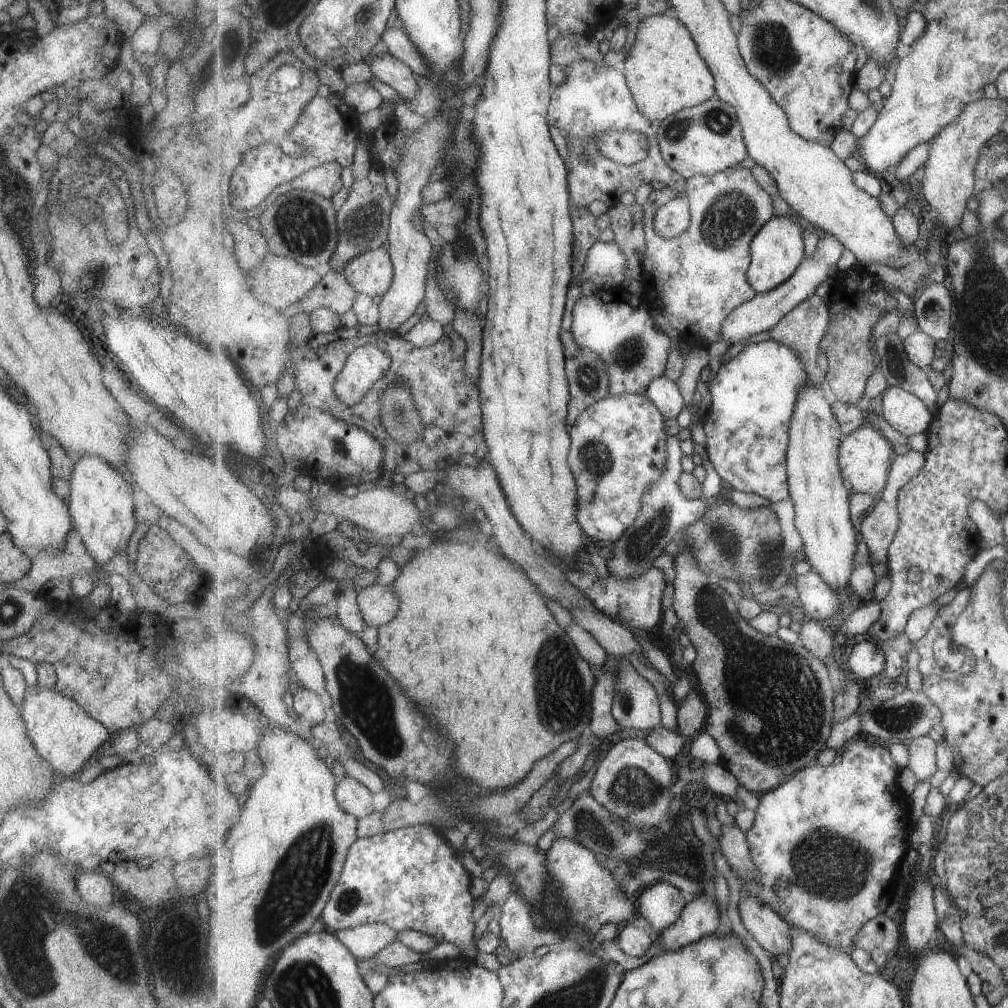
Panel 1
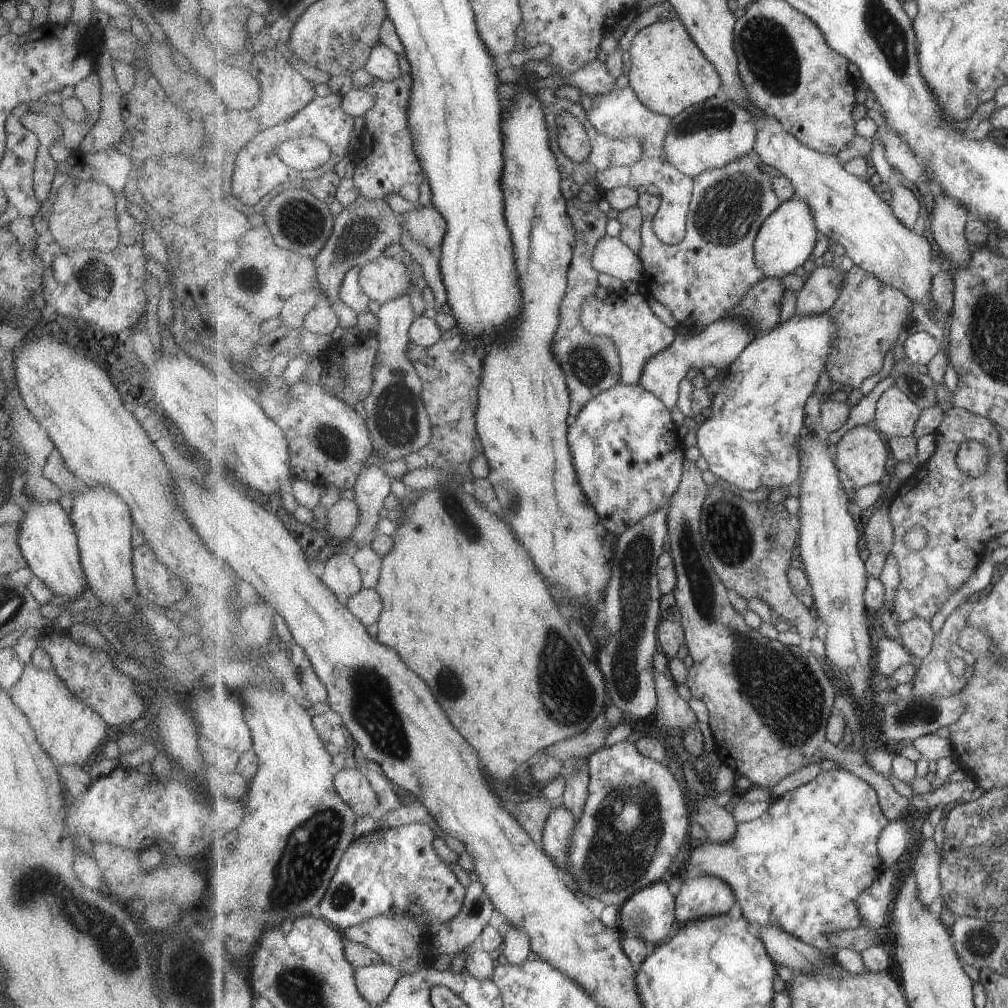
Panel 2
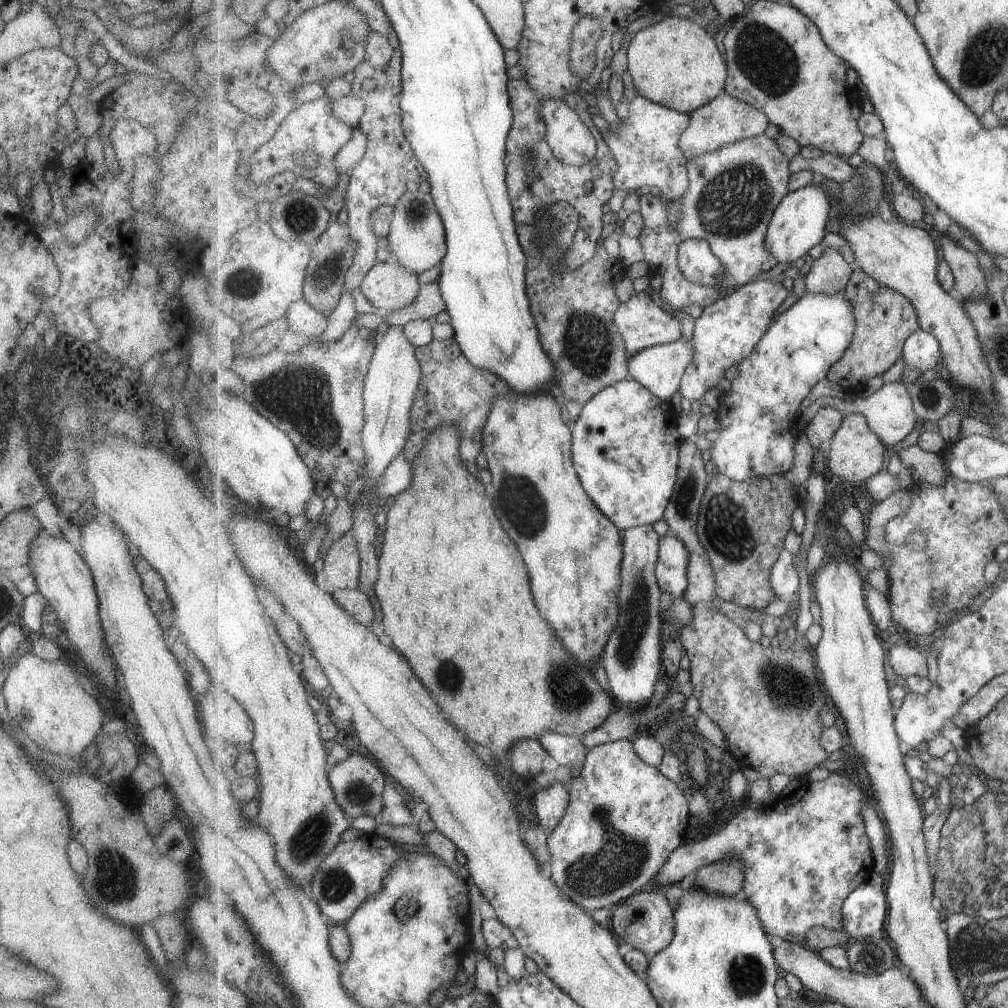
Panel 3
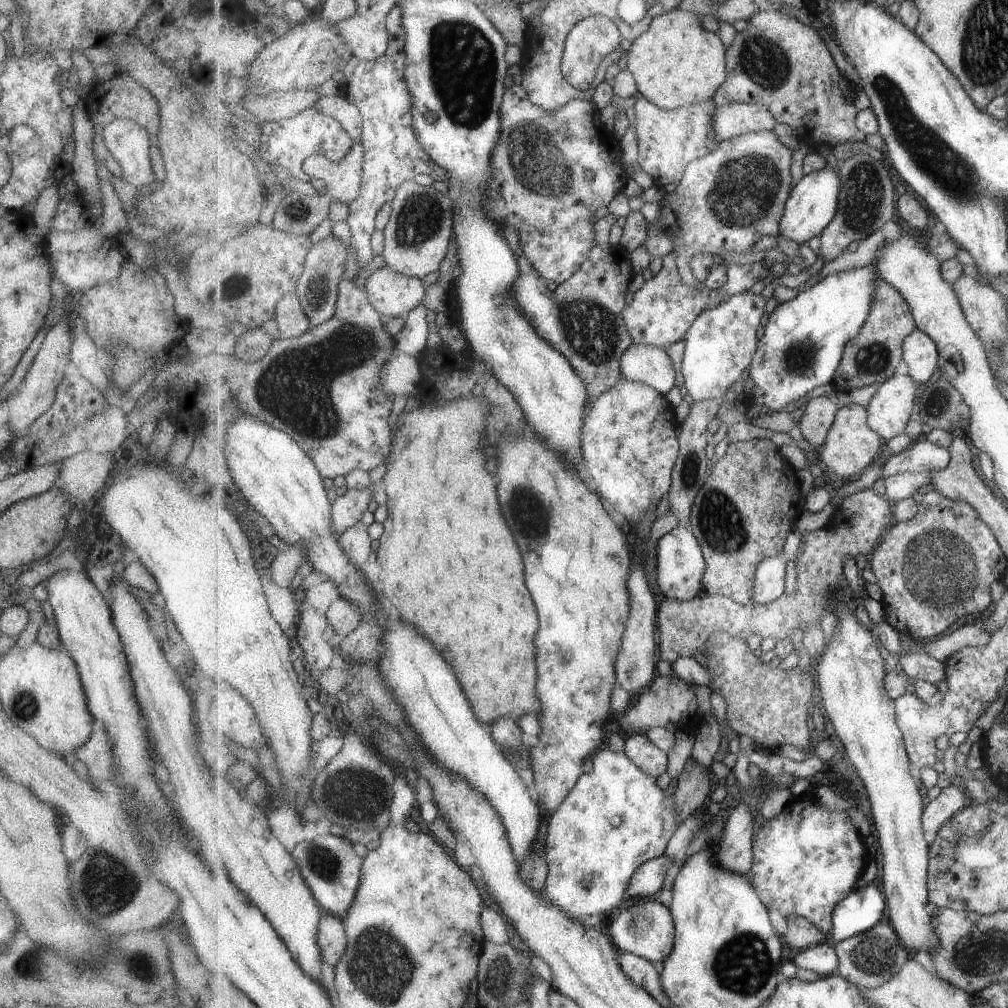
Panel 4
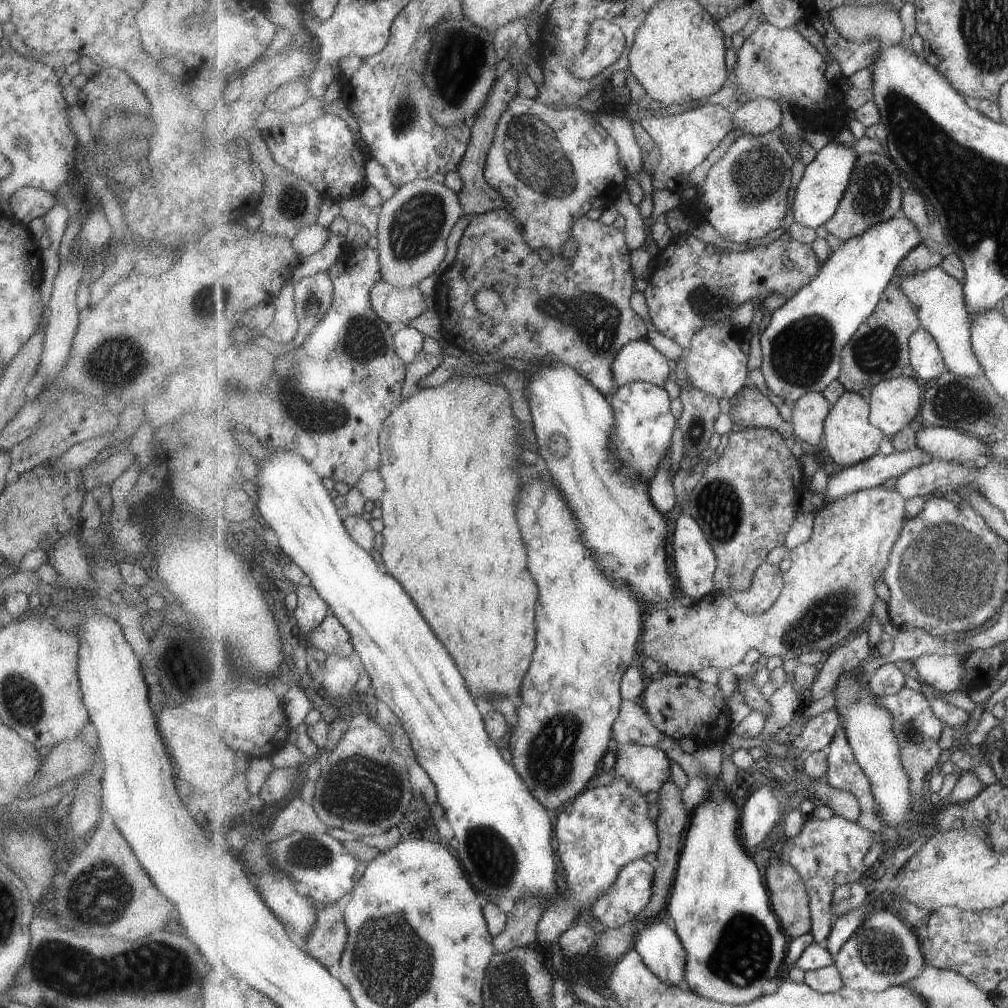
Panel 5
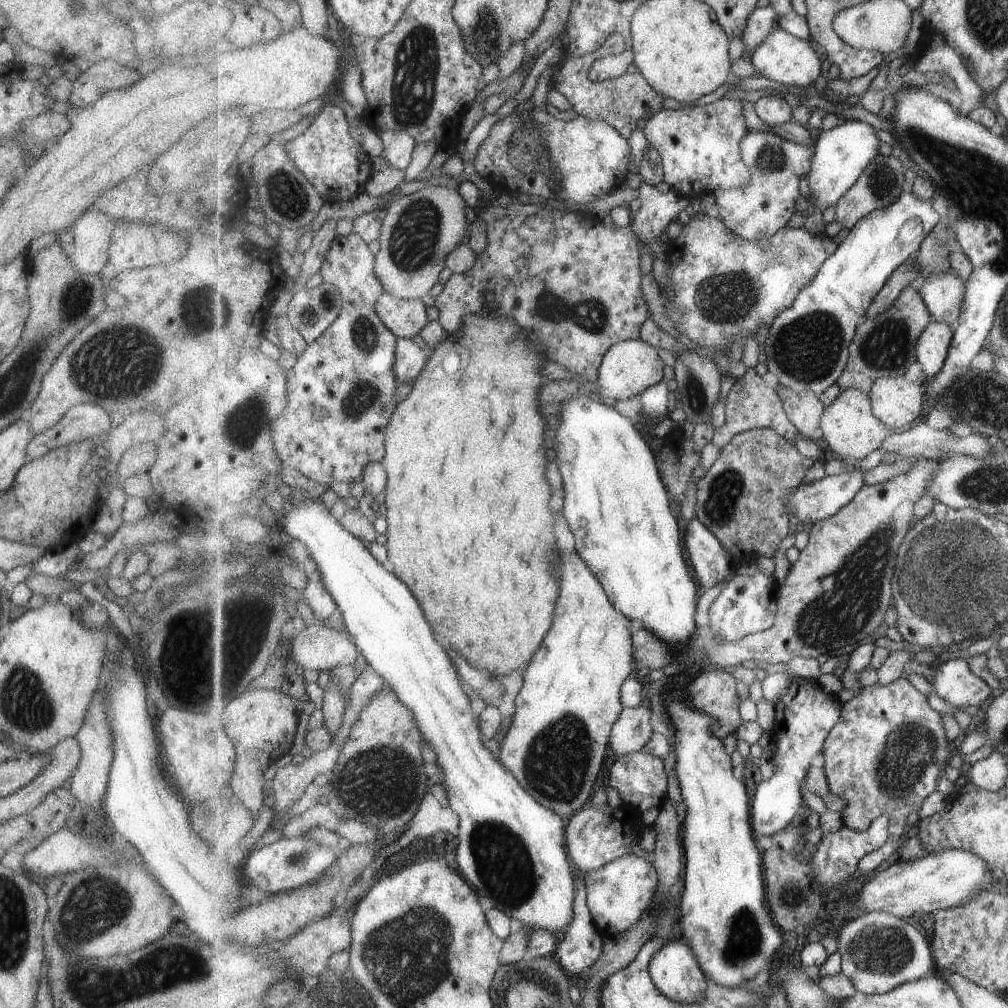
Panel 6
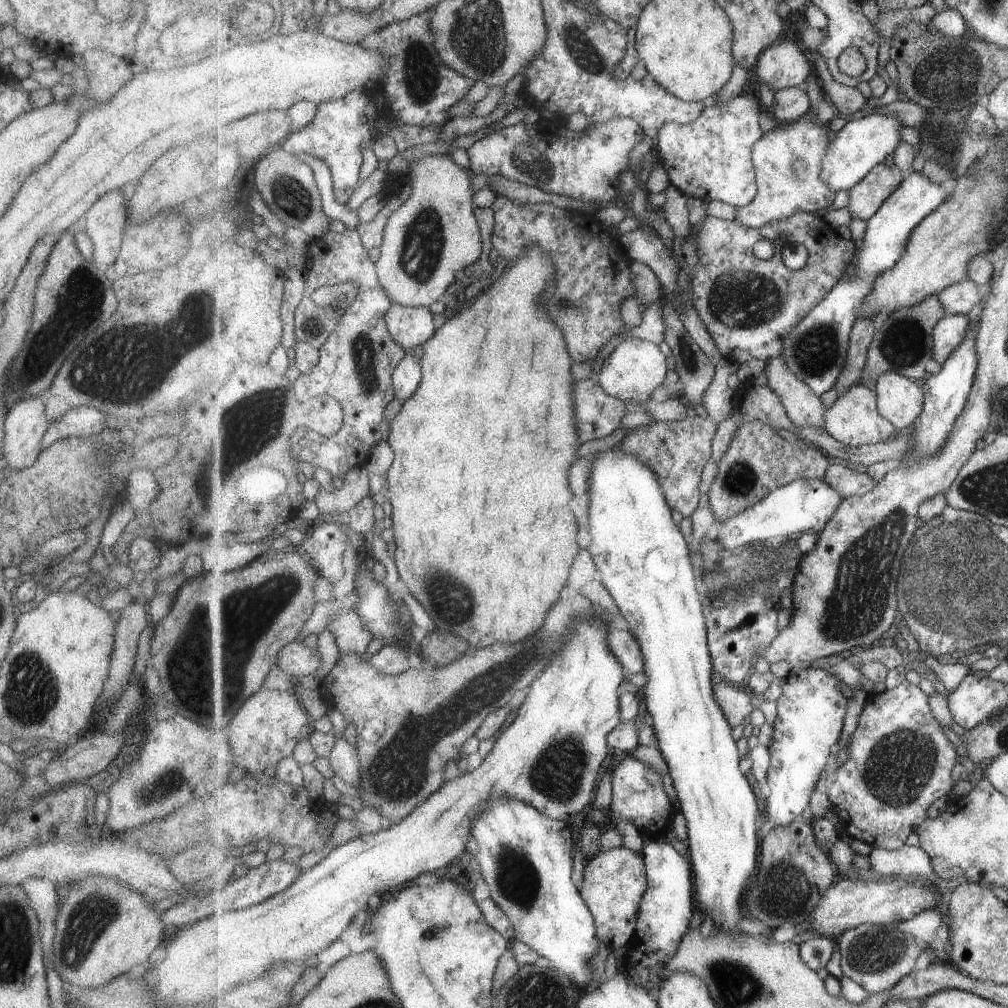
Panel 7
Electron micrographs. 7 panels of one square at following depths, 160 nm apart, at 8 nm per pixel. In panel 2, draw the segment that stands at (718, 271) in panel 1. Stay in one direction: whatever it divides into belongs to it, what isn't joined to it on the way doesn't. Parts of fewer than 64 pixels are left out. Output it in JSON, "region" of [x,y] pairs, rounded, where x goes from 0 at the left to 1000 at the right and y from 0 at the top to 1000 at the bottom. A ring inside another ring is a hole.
{"region":[[[741,152],[735,157],[722,161],[719,165],[700,169],[688,176],[687,202],[683,212],[683,231],[672,242],[658,240],[648,230],[648,216],[654,208],[658,194],[635,193],[633,203],[639,209],[639,224],[637,227],[637,247],[633,252],[639,262],[638,280],[645,292],[660,305],[674,321],[686,326],[695,319],[699,323],[718,316],[737,298],[739,291],[755,280],[760,274],[758,268],[750,260],[749,240],[754,228],[763,214],[775,204],[771,190],[767,188],[767,177],[755,169],[754,153]]]}

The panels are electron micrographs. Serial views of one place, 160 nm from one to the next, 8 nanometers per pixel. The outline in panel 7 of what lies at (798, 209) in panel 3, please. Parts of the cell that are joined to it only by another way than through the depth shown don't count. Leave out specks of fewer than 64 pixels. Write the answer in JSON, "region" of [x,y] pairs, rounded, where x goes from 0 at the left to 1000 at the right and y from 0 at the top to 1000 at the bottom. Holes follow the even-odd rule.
{"region":[[[866,112],[851,119],[844,119],[828,134],[819,149],[815,176],[826,188],[844,188],[874,163],[894,143],[896,121],[888,115]]]}

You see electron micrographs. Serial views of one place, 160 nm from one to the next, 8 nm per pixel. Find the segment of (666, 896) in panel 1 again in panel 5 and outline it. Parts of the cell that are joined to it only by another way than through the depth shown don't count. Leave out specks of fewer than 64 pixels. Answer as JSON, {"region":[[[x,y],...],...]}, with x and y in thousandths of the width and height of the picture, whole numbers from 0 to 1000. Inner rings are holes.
{"region":[[[654,911],[640,918],[629,933],[628,941],[639,950],[640,956],[665,977],[681,978],[683,942],[672,925]]]}

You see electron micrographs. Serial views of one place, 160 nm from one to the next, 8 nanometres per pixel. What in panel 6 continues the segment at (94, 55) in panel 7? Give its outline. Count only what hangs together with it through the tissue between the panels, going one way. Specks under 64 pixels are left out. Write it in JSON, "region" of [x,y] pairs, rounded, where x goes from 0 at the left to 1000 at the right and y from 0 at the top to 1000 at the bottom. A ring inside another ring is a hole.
{"region":[[[113,60],[89,63],[71,81],[71,90],[66,101],[73,106],[92,103],[103,91],[124,87],[138,77],[140,75],[136,68],[129,68]]]}

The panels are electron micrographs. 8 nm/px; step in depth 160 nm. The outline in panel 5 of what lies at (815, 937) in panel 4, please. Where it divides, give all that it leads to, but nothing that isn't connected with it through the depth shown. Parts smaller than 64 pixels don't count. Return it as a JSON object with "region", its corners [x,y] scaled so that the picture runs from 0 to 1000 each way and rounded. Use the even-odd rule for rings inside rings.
{"region":[[[766,848],[760,861],[760,878],[780,927],[790,931],[805,926],[804,891],[791,860],[784,855],[773,854],[770,848]]]}

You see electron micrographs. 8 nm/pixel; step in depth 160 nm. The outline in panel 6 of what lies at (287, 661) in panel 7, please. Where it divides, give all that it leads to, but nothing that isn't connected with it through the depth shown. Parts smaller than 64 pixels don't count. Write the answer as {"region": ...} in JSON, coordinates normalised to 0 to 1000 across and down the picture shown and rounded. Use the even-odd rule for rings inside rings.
{"region":[[[317,618],[296,627],[289,651],[301,663],[326,667],[334,661],[350,660],[356,653],[356,643],[342,625]]]}

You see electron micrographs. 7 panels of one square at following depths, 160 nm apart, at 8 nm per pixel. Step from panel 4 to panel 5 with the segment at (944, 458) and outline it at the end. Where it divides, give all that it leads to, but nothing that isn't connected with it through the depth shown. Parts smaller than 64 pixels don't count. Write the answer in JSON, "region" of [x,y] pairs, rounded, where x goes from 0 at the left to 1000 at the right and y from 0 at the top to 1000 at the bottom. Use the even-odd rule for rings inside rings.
{"region":[[[909,441],[901,447],[888,447],[882,452],[870,449],[860,456],[835,463],[831,469],[821,474],[819,499],[838,494],[847,488],[869,483],[882,473],[894,472],[902,465],[920,458],[921,452],[922,450]]]}

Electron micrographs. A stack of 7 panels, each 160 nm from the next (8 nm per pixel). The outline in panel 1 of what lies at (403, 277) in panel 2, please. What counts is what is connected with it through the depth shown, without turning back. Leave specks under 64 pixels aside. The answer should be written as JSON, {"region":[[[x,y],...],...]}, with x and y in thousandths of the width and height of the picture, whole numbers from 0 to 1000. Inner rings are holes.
{"region":[[[376,245],[345,260],[341,271],[354,291],[380,295],[392,274],[391,260],[386,248]]]}

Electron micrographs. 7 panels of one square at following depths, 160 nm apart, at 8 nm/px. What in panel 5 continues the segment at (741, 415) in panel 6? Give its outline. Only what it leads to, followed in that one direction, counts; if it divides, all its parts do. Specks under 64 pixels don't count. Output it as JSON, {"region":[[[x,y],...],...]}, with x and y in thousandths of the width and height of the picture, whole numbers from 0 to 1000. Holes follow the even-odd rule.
{"region":[[[741,380],[729,393],[724,411],[730,426],[743,424],[766,425],[775,429],[775,433],[784,437],[784,443],[793,454],[796,450],[794,437],[789,435],[788,421],[786,418],[777,417],[773,405],[763,397],[748,381]]]}

